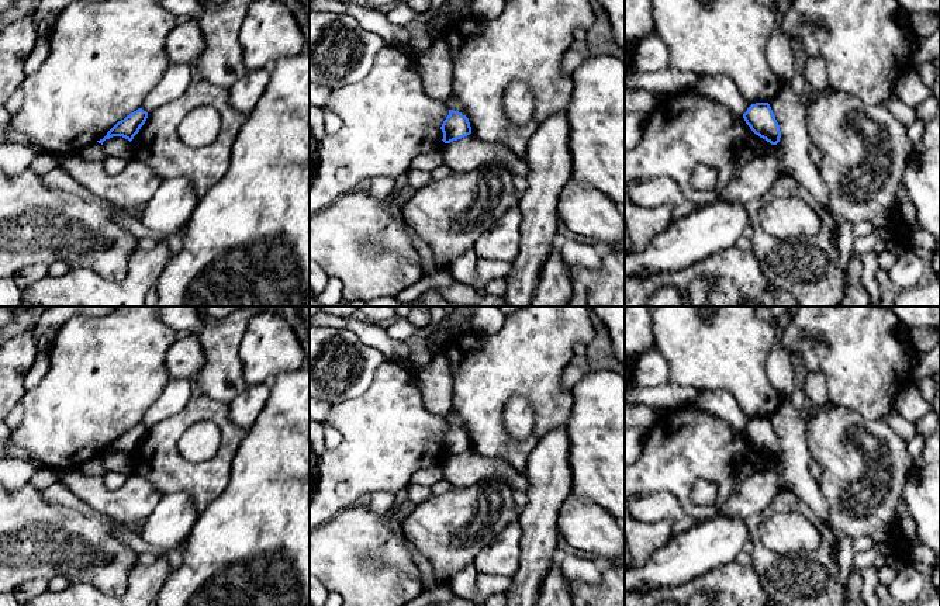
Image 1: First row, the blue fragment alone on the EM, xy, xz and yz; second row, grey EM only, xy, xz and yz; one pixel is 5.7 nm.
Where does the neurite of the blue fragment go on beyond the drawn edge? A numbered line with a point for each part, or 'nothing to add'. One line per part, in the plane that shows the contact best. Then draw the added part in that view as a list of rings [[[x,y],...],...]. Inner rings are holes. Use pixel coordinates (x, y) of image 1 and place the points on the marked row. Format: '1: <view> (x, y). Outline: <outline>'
nothing to add

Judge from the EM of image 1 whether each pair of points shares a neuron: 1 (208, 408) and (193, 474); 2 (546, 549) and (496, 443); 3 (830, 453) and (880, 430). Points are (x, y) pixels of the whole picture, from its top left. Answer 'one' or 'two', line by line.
1: one
2: two
3: one

